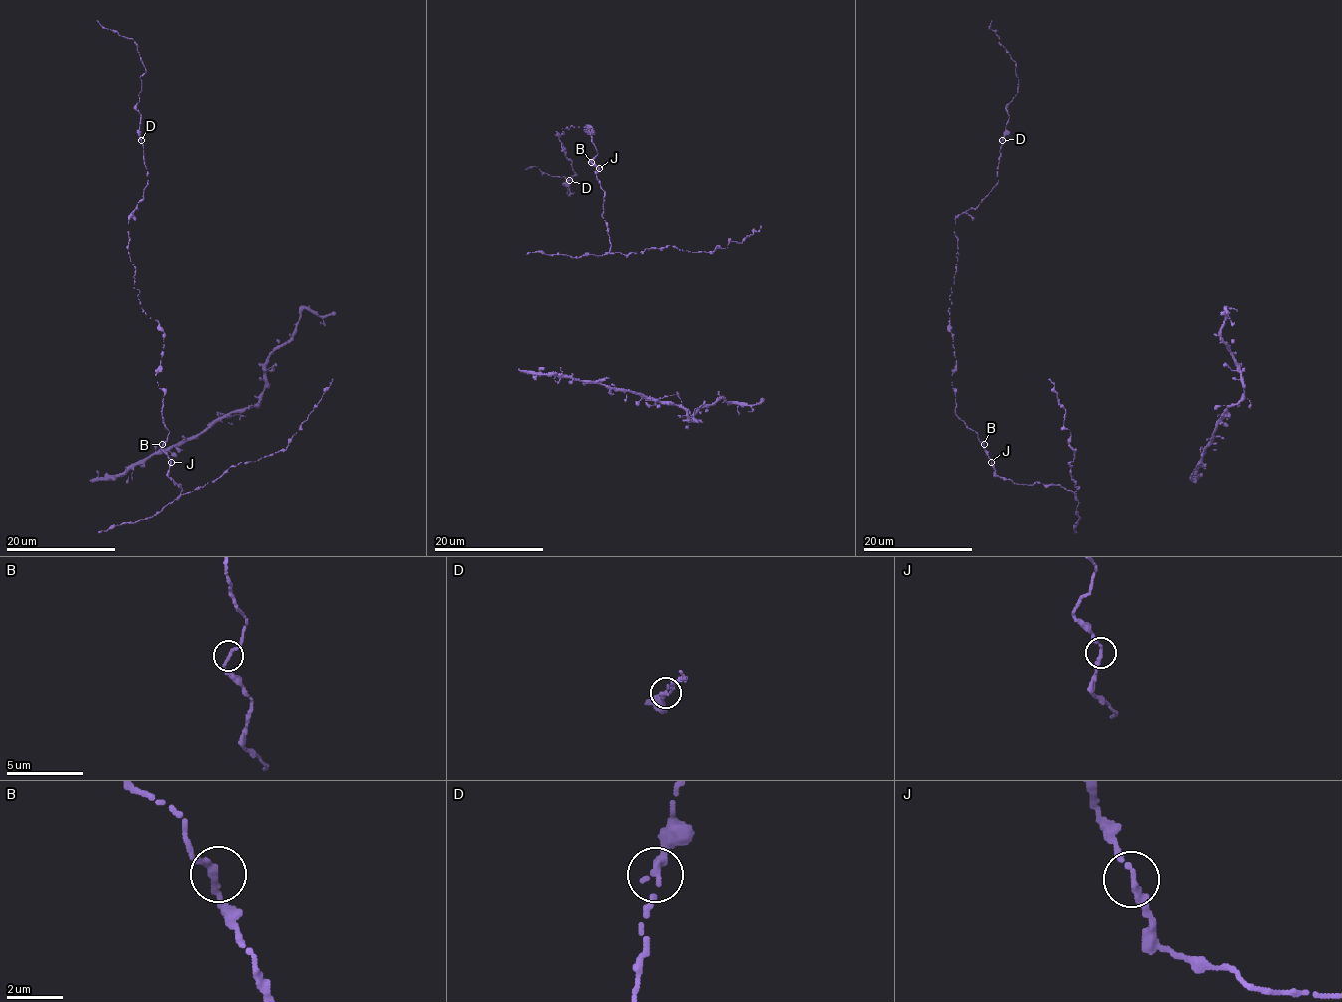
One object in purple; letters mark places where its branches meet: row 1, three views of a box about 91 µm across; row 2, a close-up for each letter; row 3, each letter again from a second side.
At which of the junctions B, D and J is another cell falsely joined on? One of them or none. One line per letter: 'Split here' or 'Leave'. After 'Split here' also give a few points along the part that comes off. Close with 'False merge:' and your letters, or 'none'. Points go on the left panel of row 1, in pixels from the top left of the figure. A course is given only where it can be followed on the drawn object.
B: Leave
D: Leave
J: Leave
False merge: none

